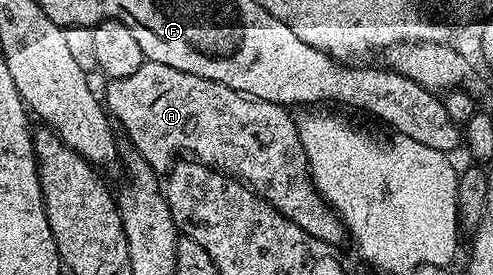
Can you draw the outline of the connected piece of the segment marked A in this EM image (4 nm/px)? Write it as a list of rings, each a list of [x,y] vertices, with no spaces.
[[[152,60],[144,62],[141,70],[129,74],[129,78],[108,81],[106,86],[103,98],[107,110],[118,125],[120,122],[127,131],[127,136],[135,147],[132,149],[145,162],[149,162],[156,174],[166,173],[186,154],[214,171],[225,172],[228,176],[243,181],[256,196],[260,196],[265,203],[272,204],[282,216],[289,218],[289,222],[301,226],[301,230],[327,244],[342,245],[342,240],[345,240],[343,220],[315,189],[305,150],[301,146],[299,125],[296,117],[291,117],[284,105],[246,96],[237,90],[229,90],[229,86],[221,86],[221,82],[197,78],[197,74],[185,74],[181,70],[173,70],[173,66],[161,66],[161,62]]]

